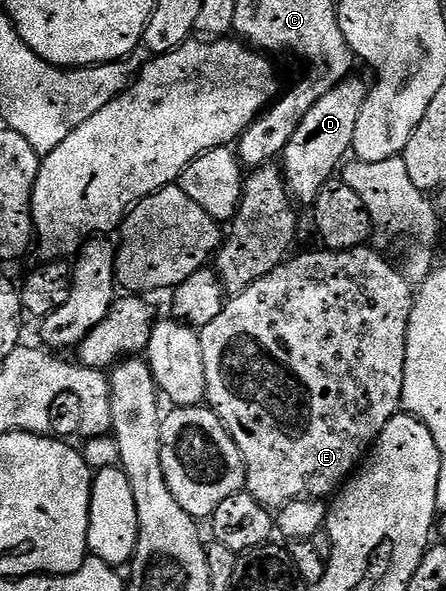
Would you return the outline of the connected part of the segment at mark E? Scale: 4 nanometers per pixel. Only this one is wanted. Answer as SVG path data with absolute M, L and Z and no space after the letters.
M368 248L289 256L278 268L270 271L270 275L246 287L246 291L229 296L218 317L199 330L202 363L206 367L207 408L216 412L218 419L234 439L238 451L242 451L246 492L258 499L258 503L281 507L288 501L324 499L335 494L365 460L386 423L390 423L393 415L401 412L402 375L406 367L406 331L410 323L414 289L397 266L395 269L382 254Z

